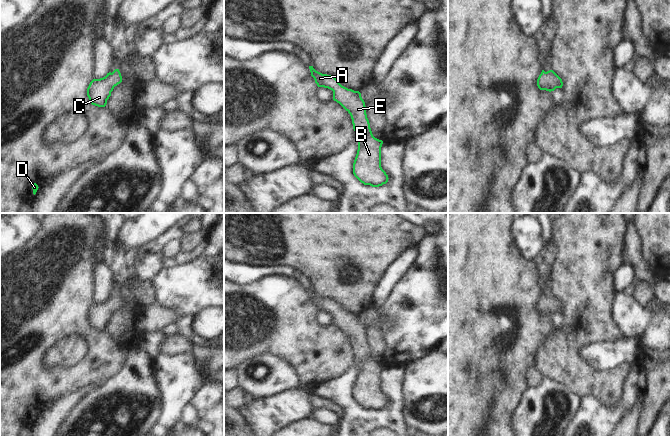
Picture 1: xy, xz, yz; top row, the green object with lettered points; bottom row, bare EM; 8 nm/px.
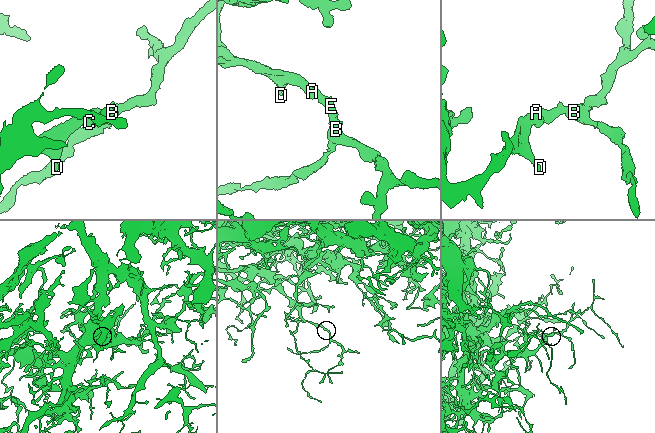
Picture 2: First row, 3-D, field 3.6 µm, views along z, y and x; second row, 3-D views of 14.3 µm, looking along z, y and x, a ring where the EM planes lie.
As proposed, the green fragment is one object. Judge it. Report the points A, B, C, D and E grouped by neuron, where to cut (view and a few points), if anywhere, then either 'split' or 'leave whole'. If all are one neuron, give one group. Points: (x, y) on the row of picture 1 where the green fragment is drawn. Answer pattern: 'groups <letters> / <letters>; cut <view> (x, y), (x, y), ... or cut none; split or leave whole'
groups A B C D E; cut none; leave whole

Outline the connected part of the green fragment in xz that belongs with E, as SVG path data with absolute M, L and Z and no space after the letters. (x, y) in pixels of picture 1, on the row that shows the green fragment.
M309 66L311 76L318 87L333 91L333 100L351 116L358 150L353 163L354 176L364 185L379 187L388 182L388 175L381 167L382 140L372 134L366 114L365 102L359 91L342 86L332 75L322 74Z

